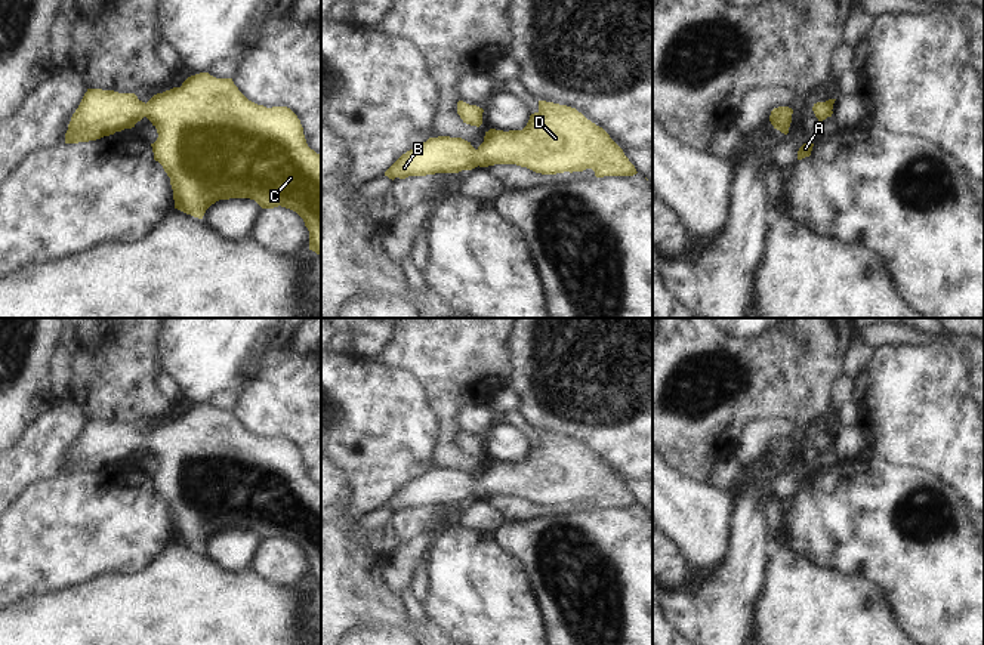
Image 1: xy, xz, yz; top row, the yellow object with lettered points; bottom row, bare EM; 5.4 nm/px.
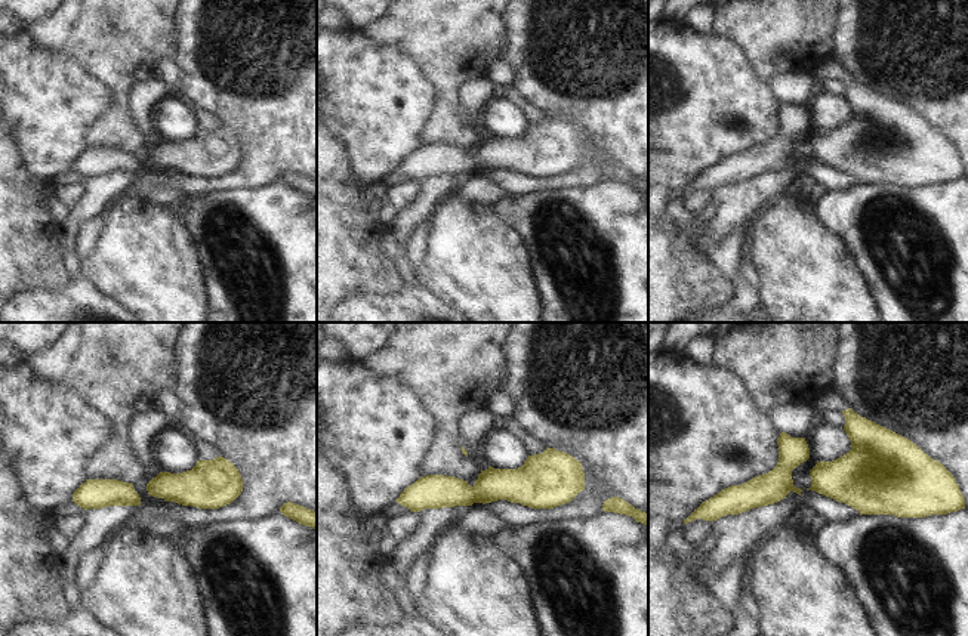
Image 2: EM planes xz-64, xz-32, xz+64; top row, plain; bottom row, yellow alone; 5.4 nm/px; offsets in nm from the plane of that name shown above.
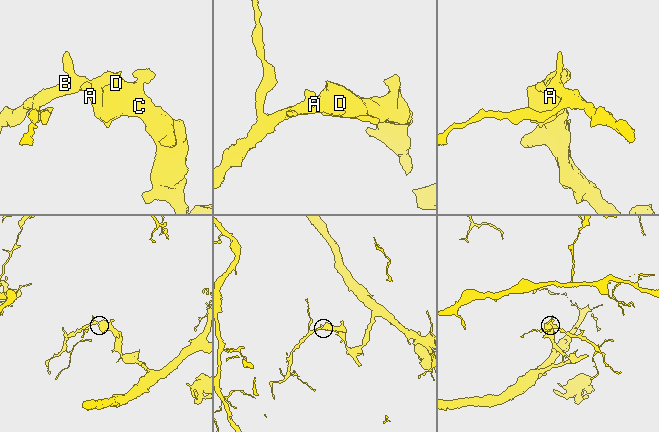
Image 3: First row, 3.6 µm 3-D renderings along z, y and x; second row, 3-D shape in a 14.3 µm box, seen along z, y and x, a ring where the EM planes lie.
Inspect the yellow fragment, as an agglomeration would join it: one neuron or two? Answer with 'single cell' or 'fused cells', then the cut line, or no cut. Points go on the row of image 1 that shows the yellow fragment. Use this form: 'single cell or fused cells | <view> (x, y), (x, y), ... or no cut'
single cell | no cut

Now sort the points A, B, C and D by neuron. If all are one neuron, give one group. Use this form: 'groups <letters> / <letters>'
groups A B C D

